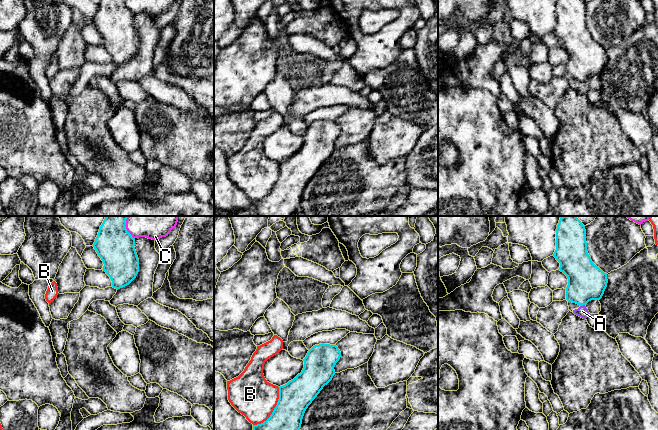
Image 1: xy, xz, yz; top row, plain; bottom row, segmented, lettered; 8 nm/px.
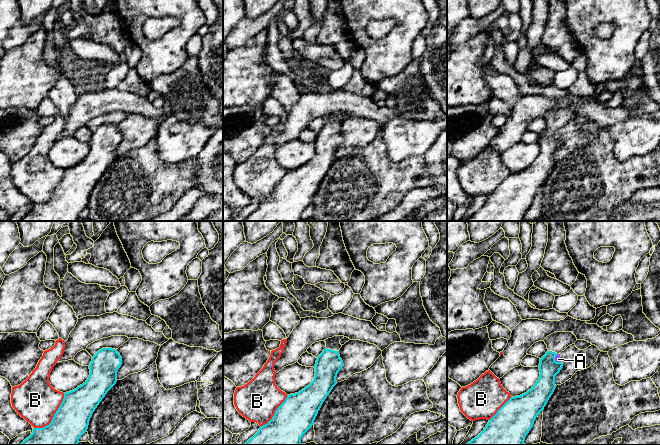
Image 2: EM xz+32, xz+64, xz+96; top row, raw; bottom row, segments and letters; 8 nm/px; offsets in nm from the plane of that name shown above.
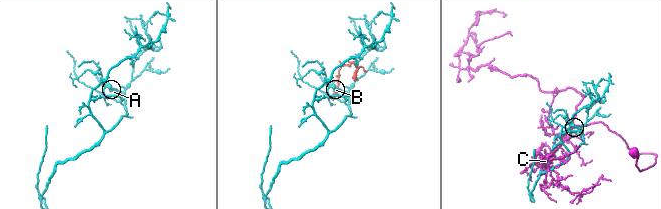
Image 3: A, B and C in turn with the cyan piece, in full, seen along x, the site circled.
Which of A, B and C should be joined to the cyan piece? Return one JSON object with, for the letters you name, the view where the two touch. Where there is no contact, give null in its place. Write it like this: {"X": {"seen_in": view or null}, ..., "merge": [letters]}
{"merge": []}

